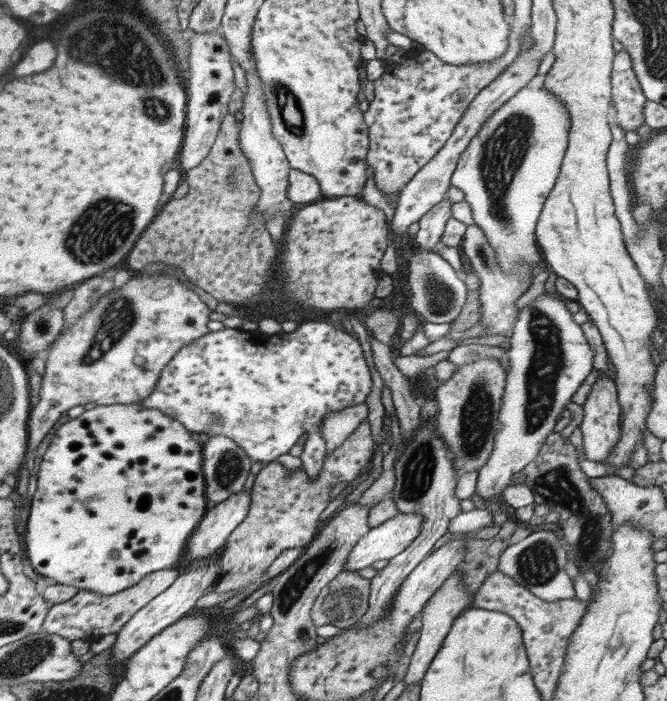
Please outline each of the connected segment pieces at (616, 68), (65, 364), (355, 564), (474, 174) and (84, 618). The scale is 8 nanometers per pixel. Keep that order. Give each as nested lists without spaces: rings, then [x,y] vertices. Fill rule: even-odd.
[[[623,49],[615,54],[611,72],[611,102],[616,108],[617,123],[622,129],[636,131],[641,124],[645,124],[643,110],[646,101],[648,100],[644,96],[640,83],[633,71],[630,55]]]
[[[142,270],[142,273],[138,272],[134,274],[134,277],[130,279],[130,284],[126,284],[126,286],[122,286],[120,290],[112,290],[110,294],[106,294],[106,298],[100,298],[100,302],[90,310],[90,312],[86,312],[72,328],[67,328],[67,330],[62,330],[59,337],[50,345],[50,348],[47,350],[47,361],[45,362],[45,371],[42,379],[42,386],[40,389],[40,401],[34,408],[29,412],[29,419],[27,420],[27,431],[29,439],[28,439],[28,448],[26,454],[24,455],[24,459],[22,461],[21,467],[18,469],[18,478],[16,491],[19,495],[22,496],[23,503],[29,501],[27,496],[28,492],[28,481],[30,470],[34,465],[33,458],[36,455],[36,451],[38,449],[38,444],[54,423],[61,417],[62,412],[67,412],[73,406],[80,406],[88,404],[88,402],[95,402],[98,405],[109,405],[109,404],[130,404],[130,403],[138,403],[140,399],[143,399],[145,396],[148,396],[152,389],[156,386],[157,380],[160,378],[160,373],[162,369],[172,360],[172,357],[184,346],[190,346],[190,344],[194,344],[196,340],[200,340],[202,336],[206,336],[208,332],[207,322],[210,321],[208,316],[212,313],[210,308],[188,287],[187,285],[182,284],[178,278],[174,278],[174,276],[167,275],[153,275],[153,276],[144,276],[146,270]]]
[[[399,512],[384,524],[371,528],[350,551],[344,570],[359,571],[378,560],[398,556],[420,534],[423,516]]]
[[[526,85],[482,125],[460,155],[451,176],[451,185],[464,192],[464,201],[470,205],[474,223],[484,231],[490,247],[495,250],[500,269],[510,273],[518,263],[526,263],[528,269],[532,269],[530,283],[546,266],[536,242],[535,231],[546,197],[558,178],[569,130],[569,114],[561,100],[557,100],[557,96],[548,92],[547,88],[534,90]]]
[[[174,568],[159,570],[144,576],[138,584],[110,596],[98,595],[95,592],[79,589],[70,600],[49,607],[43,620],[43,630],[47,634],[56,634],[70,642],[73,640],[92,641],[106,636],[106,634],[116,634],[136,612],[144,608],[167,588],[170,588],[178,575],[178,571]]]

